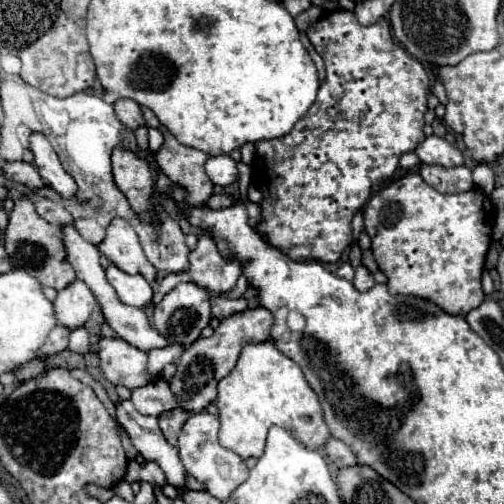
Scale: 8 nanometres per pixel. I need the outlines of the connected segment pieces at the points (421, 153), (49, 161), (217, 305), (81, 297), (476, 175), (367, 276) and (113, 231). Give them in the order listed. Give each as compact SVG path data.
M428 136L422 144L418 144L416 154L424 164L438 164L438 166L460 166L464 164L464 154L450 142L440 136Z
M32 134L30 136L30 146L34 154L34 164L40 170L42 180L54 188L60 196L64 198L74 198L78 192L78 186L74 178L62 168L56 152L52 150L48 138L44 134Z
M212 296L212 316L216 316L218 320L224 320L232 314L238 314L238 312L244 312L248 308L248 302L244 298L238 298L238 300L226 300L226 298L220 298L220 296Z
M74 280L74 284L70 284L58 292L58 296L52 304L54 304L56 324L64 326L68 330L76 330L76 328L84 326L86 320L90 318L94 306L96 306L96 298L82 280Z
M484 163L475 167L472 173L474 184L486 194L490 195L495 189L495 179L493 179L493 170Z
M358 266L358 268L356 268L354 286L356 286L356 290L360 290L360 292L370 290L370 288L374 288L374 286L376 286L376 282L374 282L372 274L368 272L368 268L364 268L364 266Z
M114 218L106 228L106 240L98 248L126 274L140 274L148 282L156 280L156 268L146 260L138 242L138 234L126 220Z

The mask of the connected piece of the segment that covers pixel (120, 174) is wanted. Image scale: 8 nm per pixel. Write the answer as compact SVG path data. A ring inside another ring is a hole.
M114 148L112 164L114 164L114 182L126 194L134 212L138 212L140 218L144 220L148 218L156 220L154 210L148 206L150 196L154 194L154 180L148 160L138 158L126 148Z

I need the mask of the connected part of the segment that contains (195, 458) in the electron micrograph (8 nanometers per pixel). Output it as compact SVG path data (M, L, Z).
M208 412L200 416L190 416L190 420L184 424L180 432L178 450L186 466L186 472L196 480L200 480L206 486L208 494L212 494L218 500L226 500L234 492L234 488L238 488L248 478L248 468L238 454L220 446L218 432L220 432L220 422L216 416Z

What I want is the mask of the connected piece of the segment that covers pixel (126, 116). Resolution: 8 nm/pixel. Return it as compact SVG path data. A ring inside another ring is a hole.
M118 100L114 102L114 110L118 112L118 120L130 130L136 130L140 126L146 126L146 120L142 116L142 108L134 100Z

